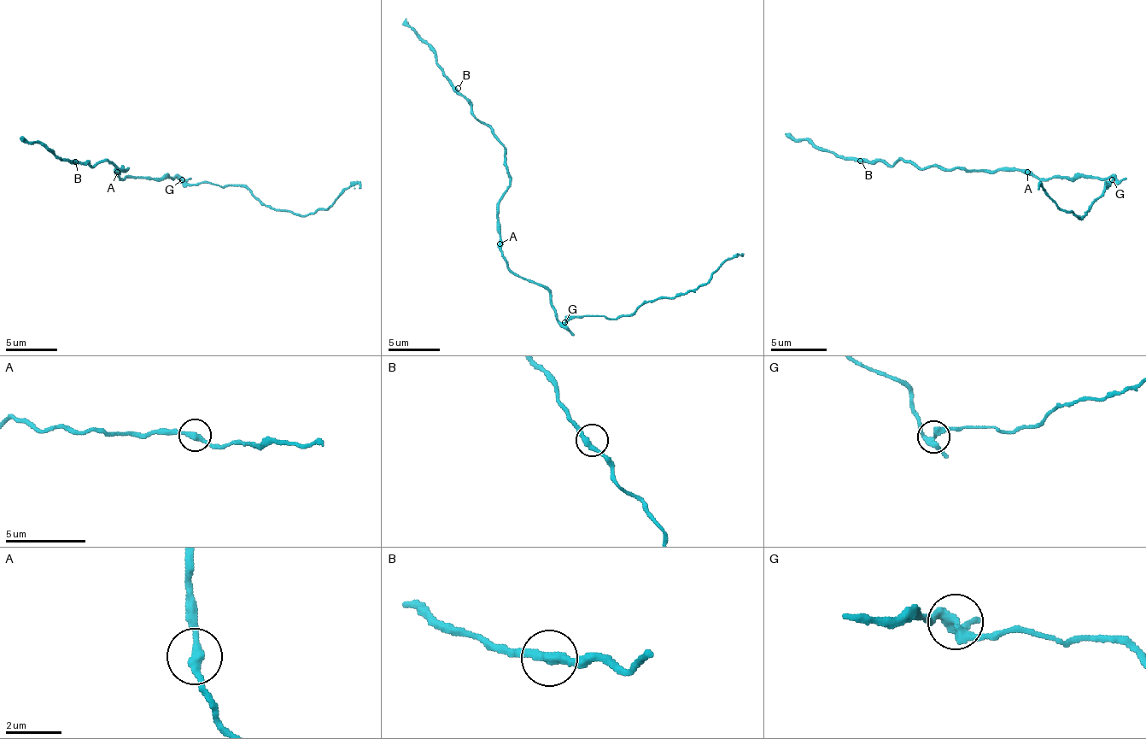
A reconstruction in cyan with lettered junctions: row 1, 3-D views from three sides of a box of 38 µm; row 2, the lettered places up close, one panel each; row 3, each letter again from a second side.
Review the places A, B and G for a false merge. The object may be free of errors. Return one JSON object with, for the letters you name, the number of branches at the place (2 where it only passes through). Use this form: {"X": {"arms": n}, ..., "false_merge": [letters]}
{"G": {"arms": 3}, "false_merge": ["G"]}

